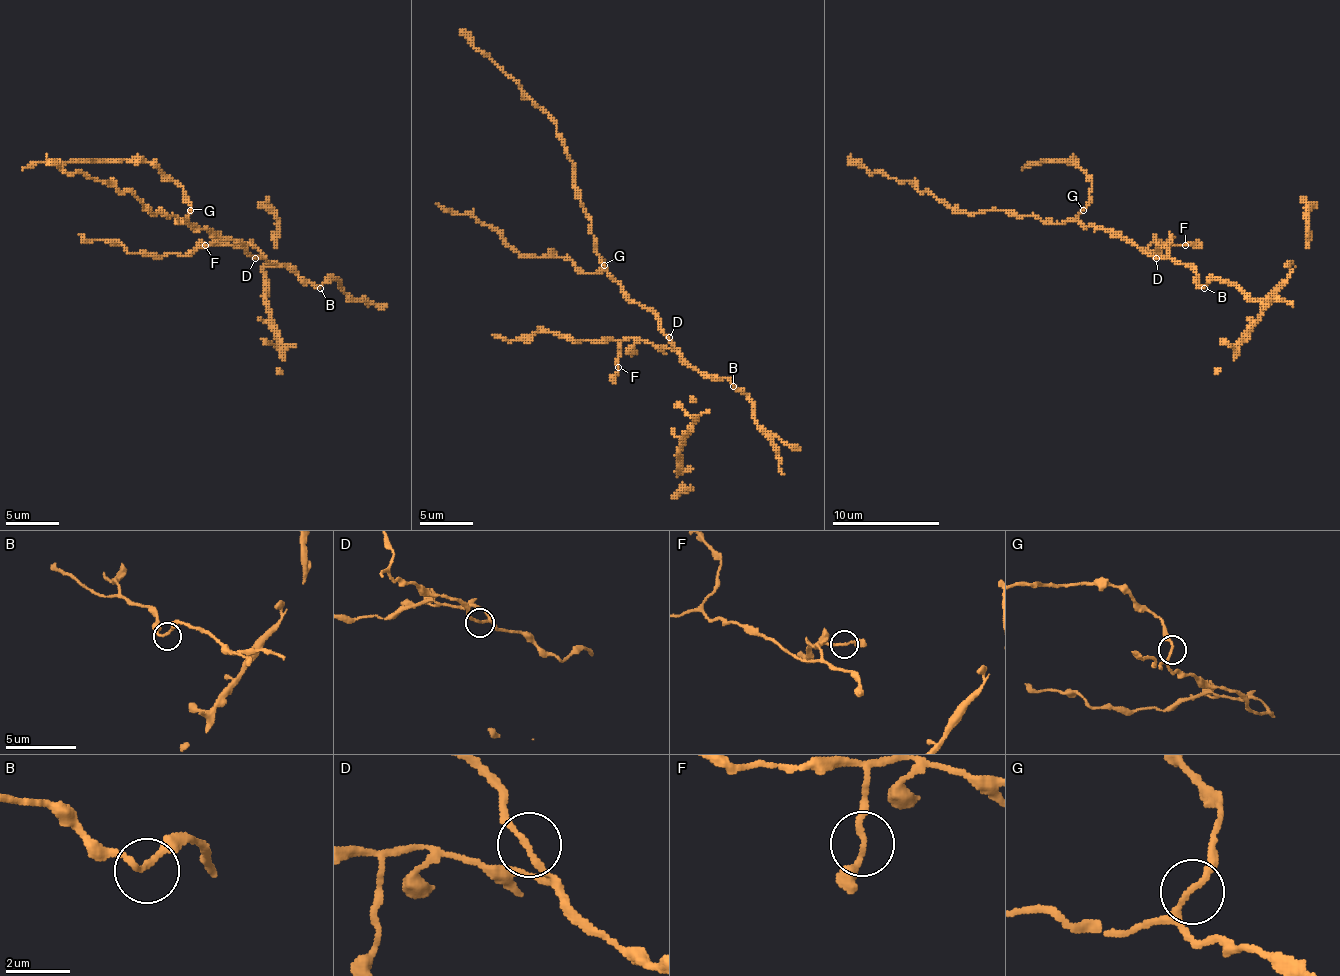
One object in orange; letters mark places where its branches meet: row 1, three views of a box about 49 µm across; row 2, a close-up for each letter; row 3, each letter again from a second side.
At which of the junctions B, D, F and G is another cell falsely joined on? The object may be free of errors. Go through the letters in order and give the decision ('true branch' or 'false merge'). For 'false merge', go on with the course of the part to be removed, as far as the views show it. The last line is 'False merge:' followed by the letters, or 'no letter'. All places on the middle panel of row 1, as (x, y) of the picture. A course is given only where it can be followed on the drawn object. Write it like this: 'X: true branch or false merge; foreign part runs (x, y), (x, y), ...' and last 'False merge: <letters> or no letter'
B: true branch
D: true branch
F: true branch
G: true branch
False merge: no letter

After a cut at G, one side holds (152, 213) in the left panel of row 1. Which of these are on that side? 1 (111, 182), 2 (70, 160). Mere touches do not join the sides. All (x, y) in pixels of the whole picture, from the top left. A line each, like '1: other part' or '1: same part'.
1: same part
2: other part

